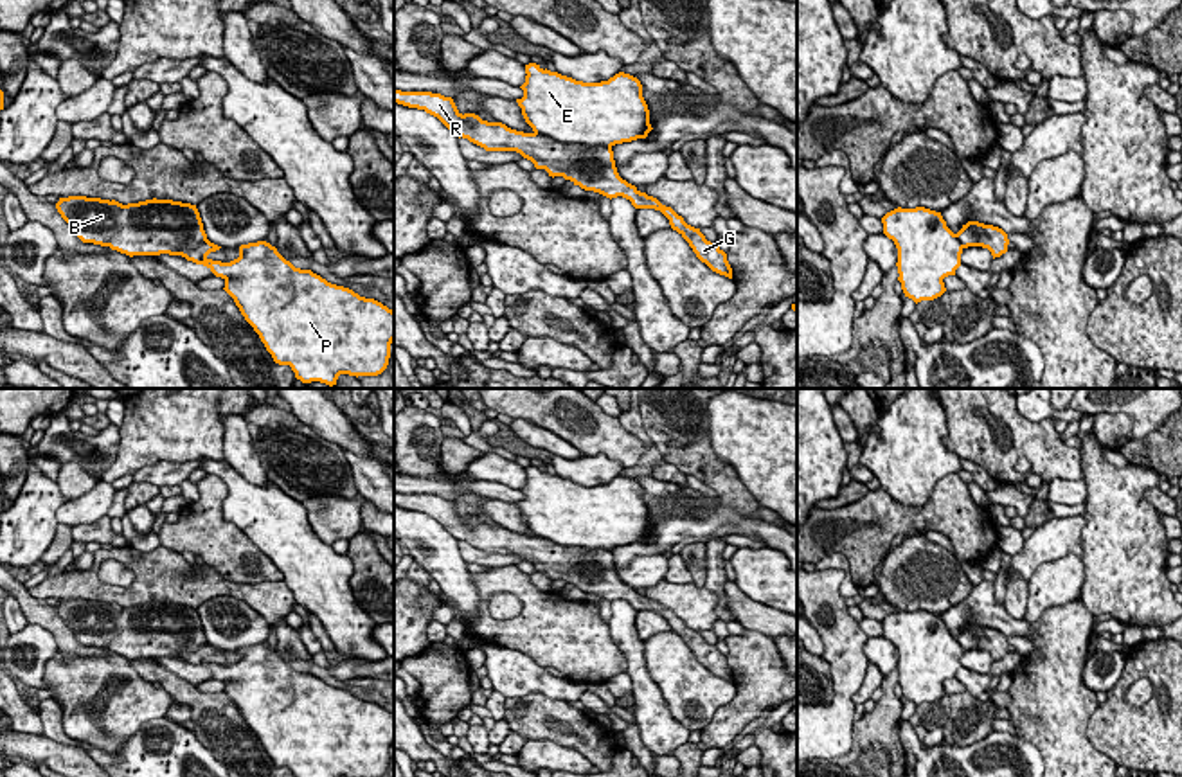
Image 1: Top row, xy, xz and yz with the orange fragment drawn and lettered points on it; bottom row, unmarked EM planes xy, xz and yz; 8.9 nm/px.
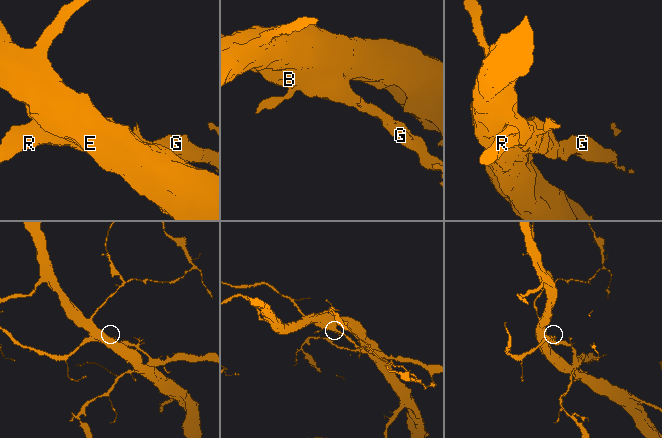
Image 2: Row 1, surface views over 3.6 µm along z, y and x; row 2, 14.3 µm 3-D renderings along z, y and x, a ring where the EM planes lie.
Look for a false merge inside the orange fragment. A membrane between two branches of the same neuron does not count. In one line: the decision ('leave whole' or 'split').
split

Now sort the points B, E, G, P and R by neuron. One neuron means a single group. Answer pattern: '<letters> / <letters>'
B G R / E P

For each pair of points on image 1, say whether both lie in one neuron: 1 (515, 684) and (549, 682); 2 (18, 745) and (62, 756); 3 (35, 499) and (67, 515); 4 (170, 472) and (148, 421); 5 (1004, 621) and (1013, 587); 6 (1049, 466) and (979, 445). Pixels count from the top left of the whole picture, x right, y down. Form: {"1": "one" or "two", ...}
{"1": "one", "2": "one", "3": "two", "4": "two", "5": "two", "6": "one"}

